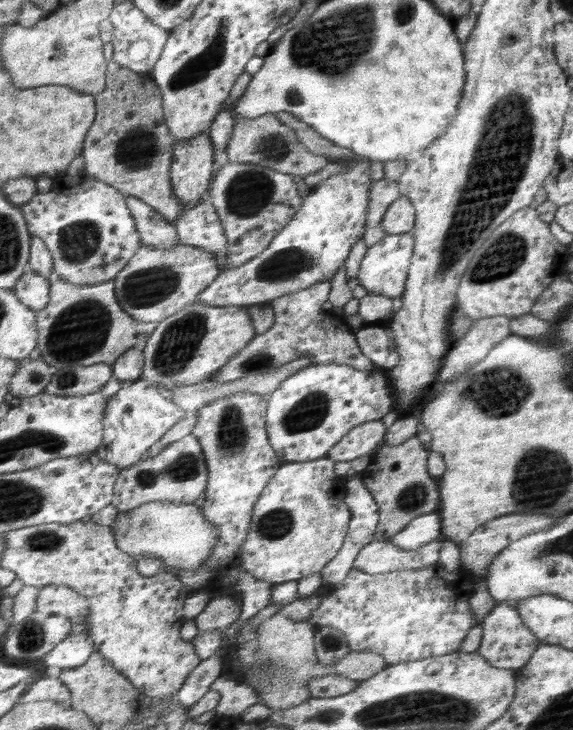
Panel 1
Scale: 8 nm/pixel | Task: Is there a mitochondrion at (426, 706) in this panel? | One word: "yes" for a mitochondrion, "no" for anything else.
yes

